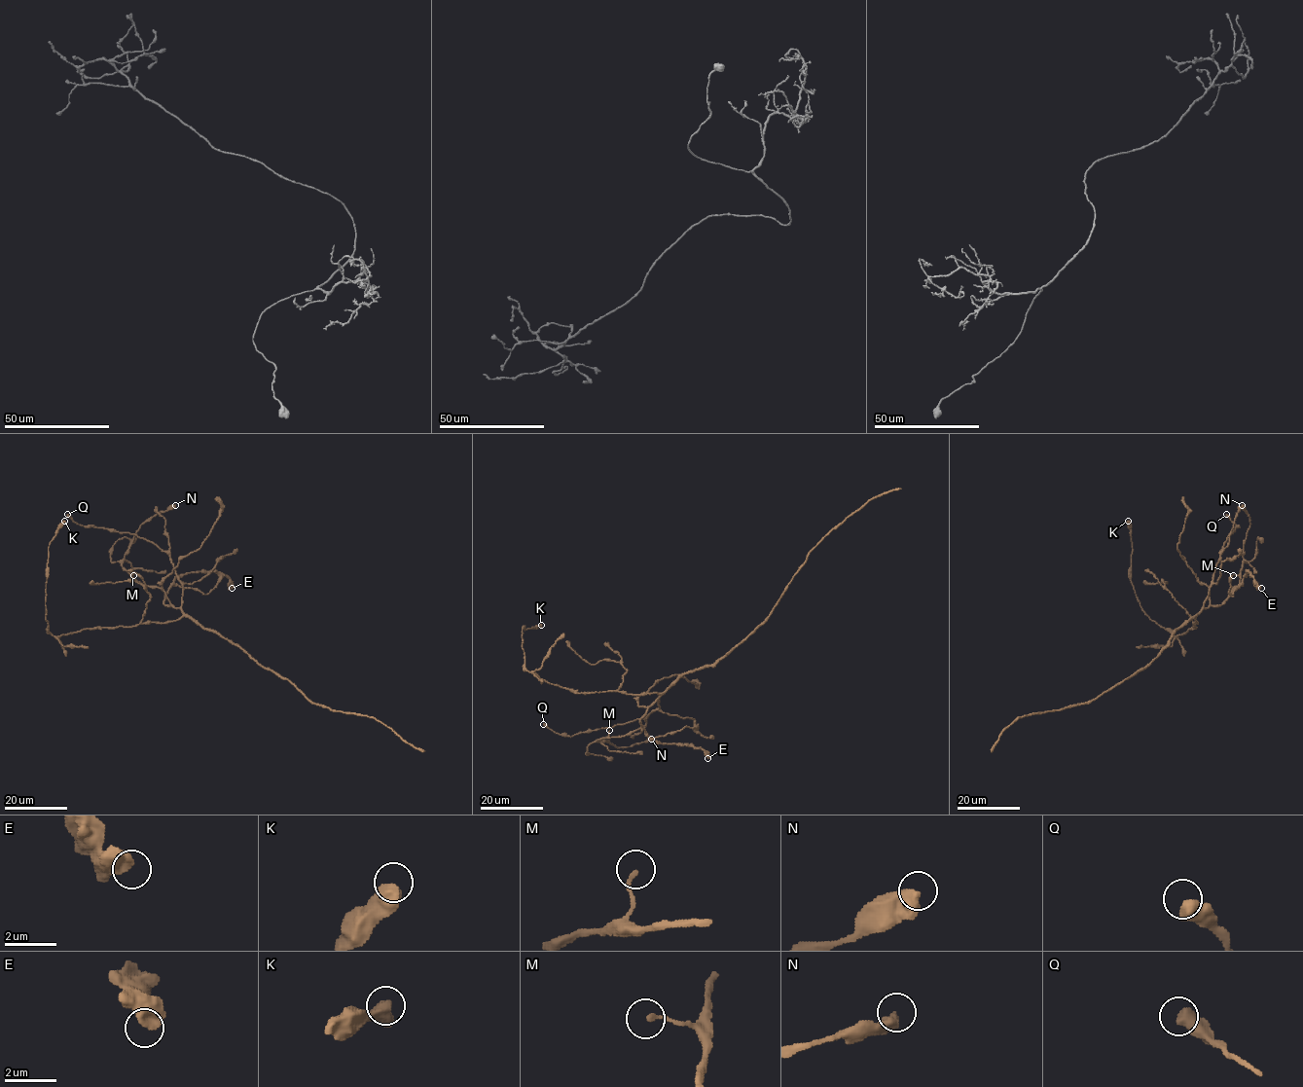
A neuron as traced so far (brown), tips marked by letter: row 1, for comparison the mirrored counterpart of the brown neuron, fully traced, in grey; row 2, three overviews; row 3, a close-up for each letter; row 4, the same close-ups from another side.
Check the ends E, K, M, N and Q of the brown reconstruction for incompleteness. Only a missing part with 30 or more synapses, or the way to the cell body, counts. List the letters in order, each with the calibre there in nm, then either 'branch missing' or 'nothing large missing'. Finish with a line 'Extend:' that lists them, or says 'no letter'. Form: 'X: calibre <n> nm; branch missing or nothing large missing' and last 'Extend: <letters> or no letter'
E: calibre 600 nm; nothing large missing
K: calibre 650 nm; nothing large missing
M: calibre 170 nm; nothing large missing
N: calibre 550 nm; nothing large missing
Q: calibre 550 nm; nothing large missing
Extend: no letter

